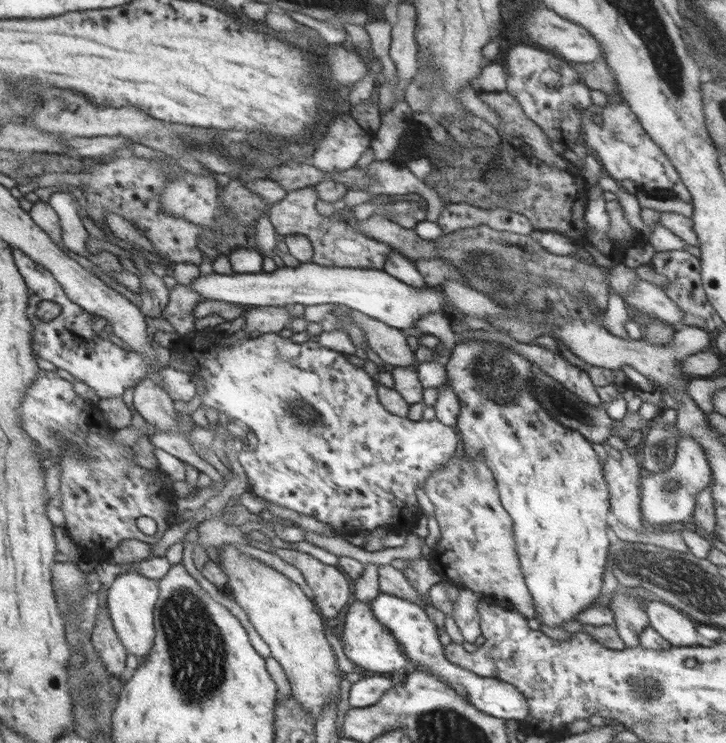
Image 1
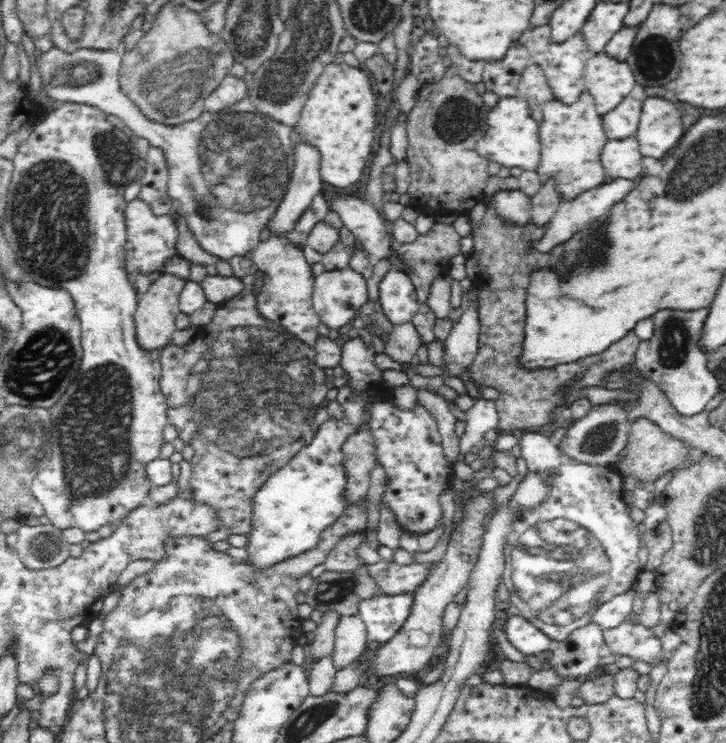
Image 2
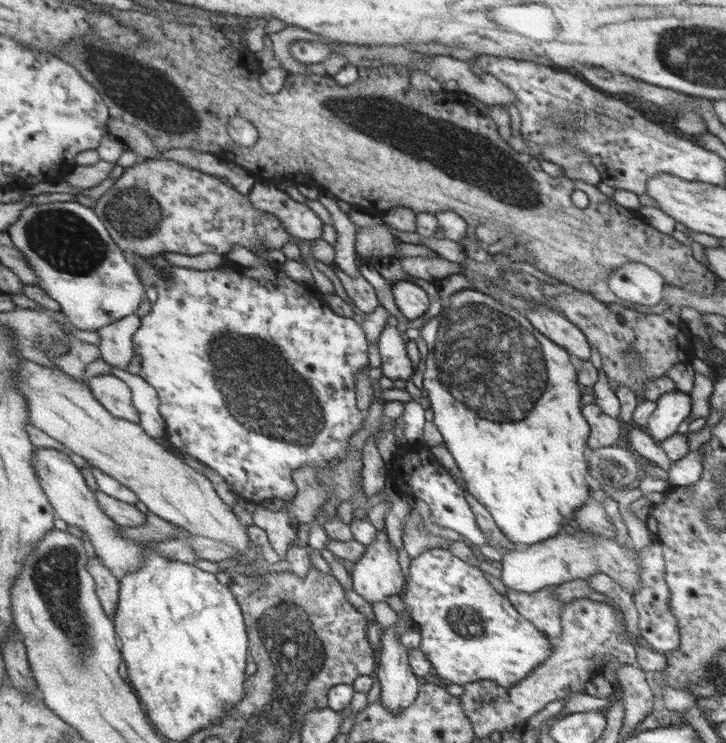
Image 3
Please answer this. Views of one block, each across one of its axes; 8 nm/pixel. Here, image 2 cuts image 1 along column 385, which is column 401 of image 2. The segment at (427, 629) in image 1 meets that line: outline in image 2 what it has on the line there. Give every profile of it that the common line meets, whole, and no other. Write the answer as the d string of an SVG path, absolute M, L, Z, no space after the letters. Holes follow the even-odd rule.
M414 594L379 595L360 603L358 615L366 625L368 639L382 644L392 638L409 616Z

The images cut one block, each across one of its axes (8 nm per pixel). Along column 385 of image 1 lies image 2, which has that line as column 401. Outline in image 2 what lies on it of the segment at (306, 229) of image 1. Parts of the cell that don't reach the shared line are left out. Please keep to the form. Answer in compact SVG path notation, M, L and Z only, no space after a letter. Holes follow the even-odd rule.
M434 223L428 232L419 234L414 242L399 245L397 250L404 263L412 267L409 277L416 291L416 301L421 305L429 299L431 284L440 274L448 274L453 256L462 254L458 241L460 236L449 224Z

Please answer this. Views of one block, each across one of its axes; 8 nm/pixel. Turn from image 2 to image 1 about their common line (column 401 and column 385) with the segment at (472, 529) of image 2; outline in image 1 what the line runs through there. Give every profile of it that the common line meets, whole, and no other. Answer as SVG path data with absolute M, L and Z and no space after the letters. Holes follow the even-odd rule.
M353 601L347 605L344 615L344 624L341 634L340 644L343 646L342 654L353 664L363 668L364 671L377 672L377 674L385 674L385 672L393 672L399 670L407 664L406 652L398 644L398 640L387 630L387 626L383 626L374 614L372 603Z

